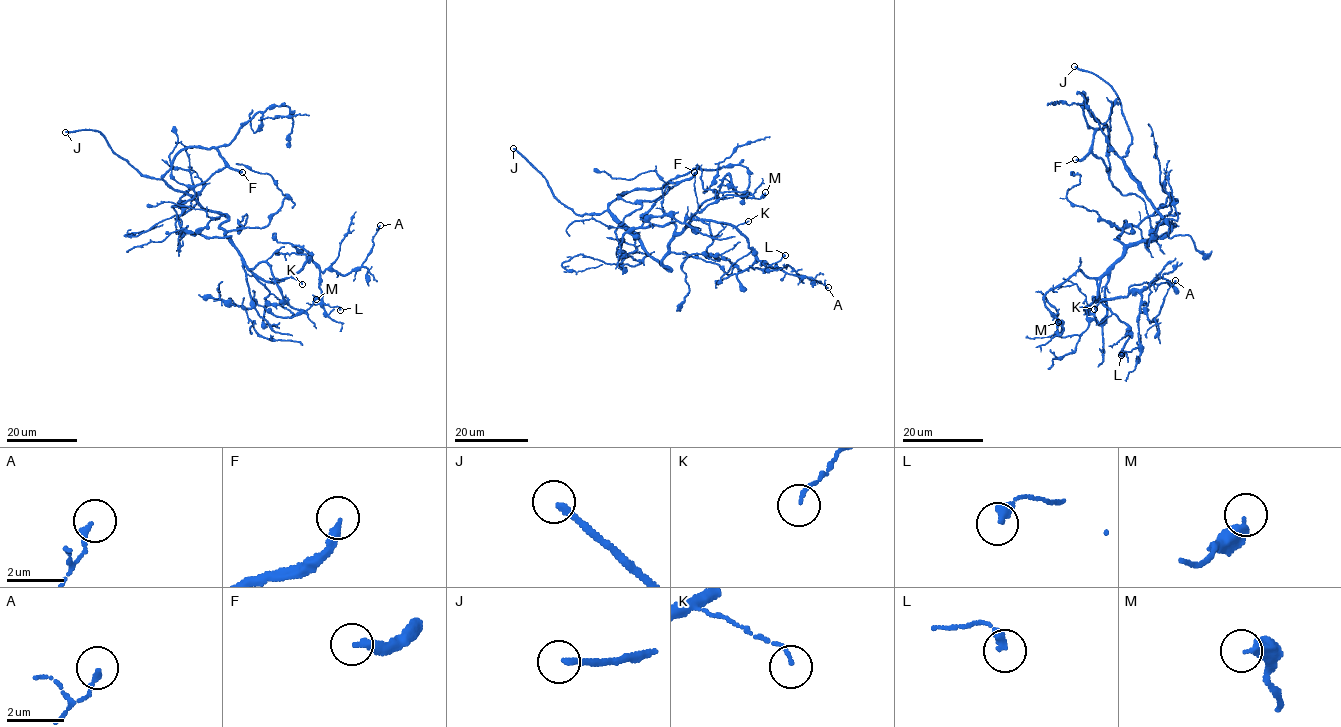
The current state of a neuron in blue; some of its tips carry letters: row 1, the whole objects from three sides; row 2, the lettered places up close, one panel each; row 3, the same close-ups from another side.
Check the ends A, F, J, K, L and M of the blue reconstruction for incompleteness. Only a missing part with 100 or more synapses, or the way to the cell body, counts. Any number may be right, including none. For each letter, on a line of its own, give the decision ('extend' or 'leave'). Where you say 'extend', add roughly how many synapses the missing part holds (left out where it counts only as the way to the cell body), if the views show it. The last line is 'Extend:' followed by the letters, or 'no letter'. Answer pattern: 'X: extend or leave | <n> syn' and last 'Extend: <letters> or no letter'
A: leave
F: extend | 200 syn
J: extend
K: leave
L: leave
M: leave
Extend: F, J

